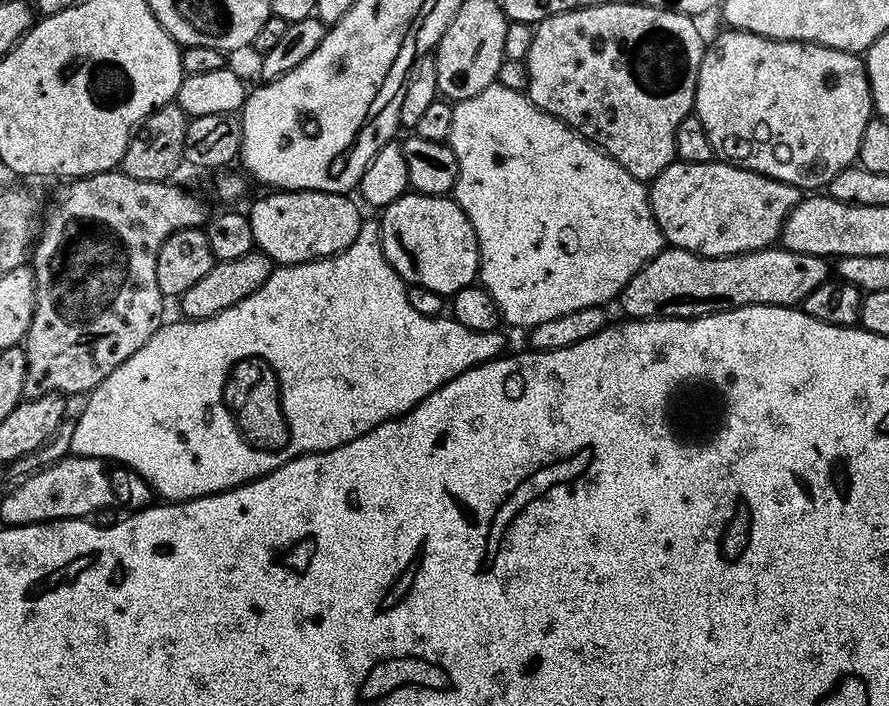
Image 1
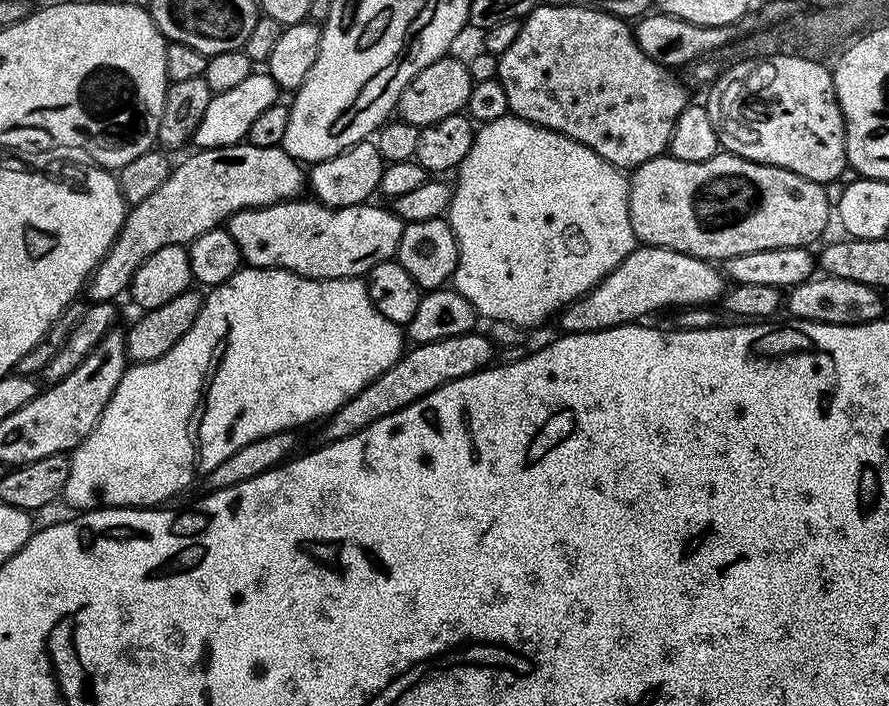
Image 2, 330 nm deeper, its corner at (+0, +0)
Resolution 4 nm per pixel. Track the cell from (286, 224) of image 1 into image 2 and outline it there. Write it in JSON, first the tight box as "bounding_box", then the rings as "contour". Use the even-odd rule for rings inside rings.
{"bounding_box":[228,199,405,280],"contour":[[[304,199],[286,200],[265,208],[247,208],[228,219],[228,233],[234,242],[238,242],[240,259],[247,267],[281,268],[299,276],[309,276],[311,280],[346,280],[367,277],[374,266],[399,253],[405,223],[391,207],[379,208],[376,202],[365,202],[345,208],[329,208],[326,204]]]}

